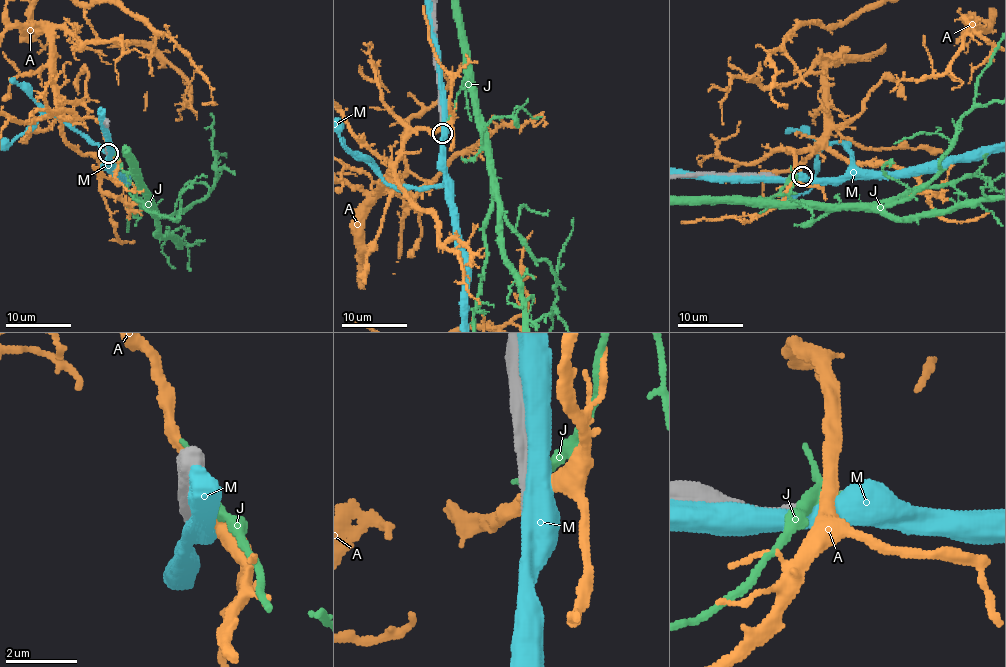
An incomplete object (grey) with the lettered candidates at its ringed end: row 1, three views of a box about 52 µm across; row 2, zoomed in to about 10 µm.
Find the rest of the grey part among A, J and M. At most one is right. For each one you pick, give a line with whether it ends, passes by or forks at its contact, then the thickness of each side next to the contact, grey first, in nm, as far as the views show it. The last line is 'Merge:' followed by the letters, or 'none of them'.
Merge: none of them

